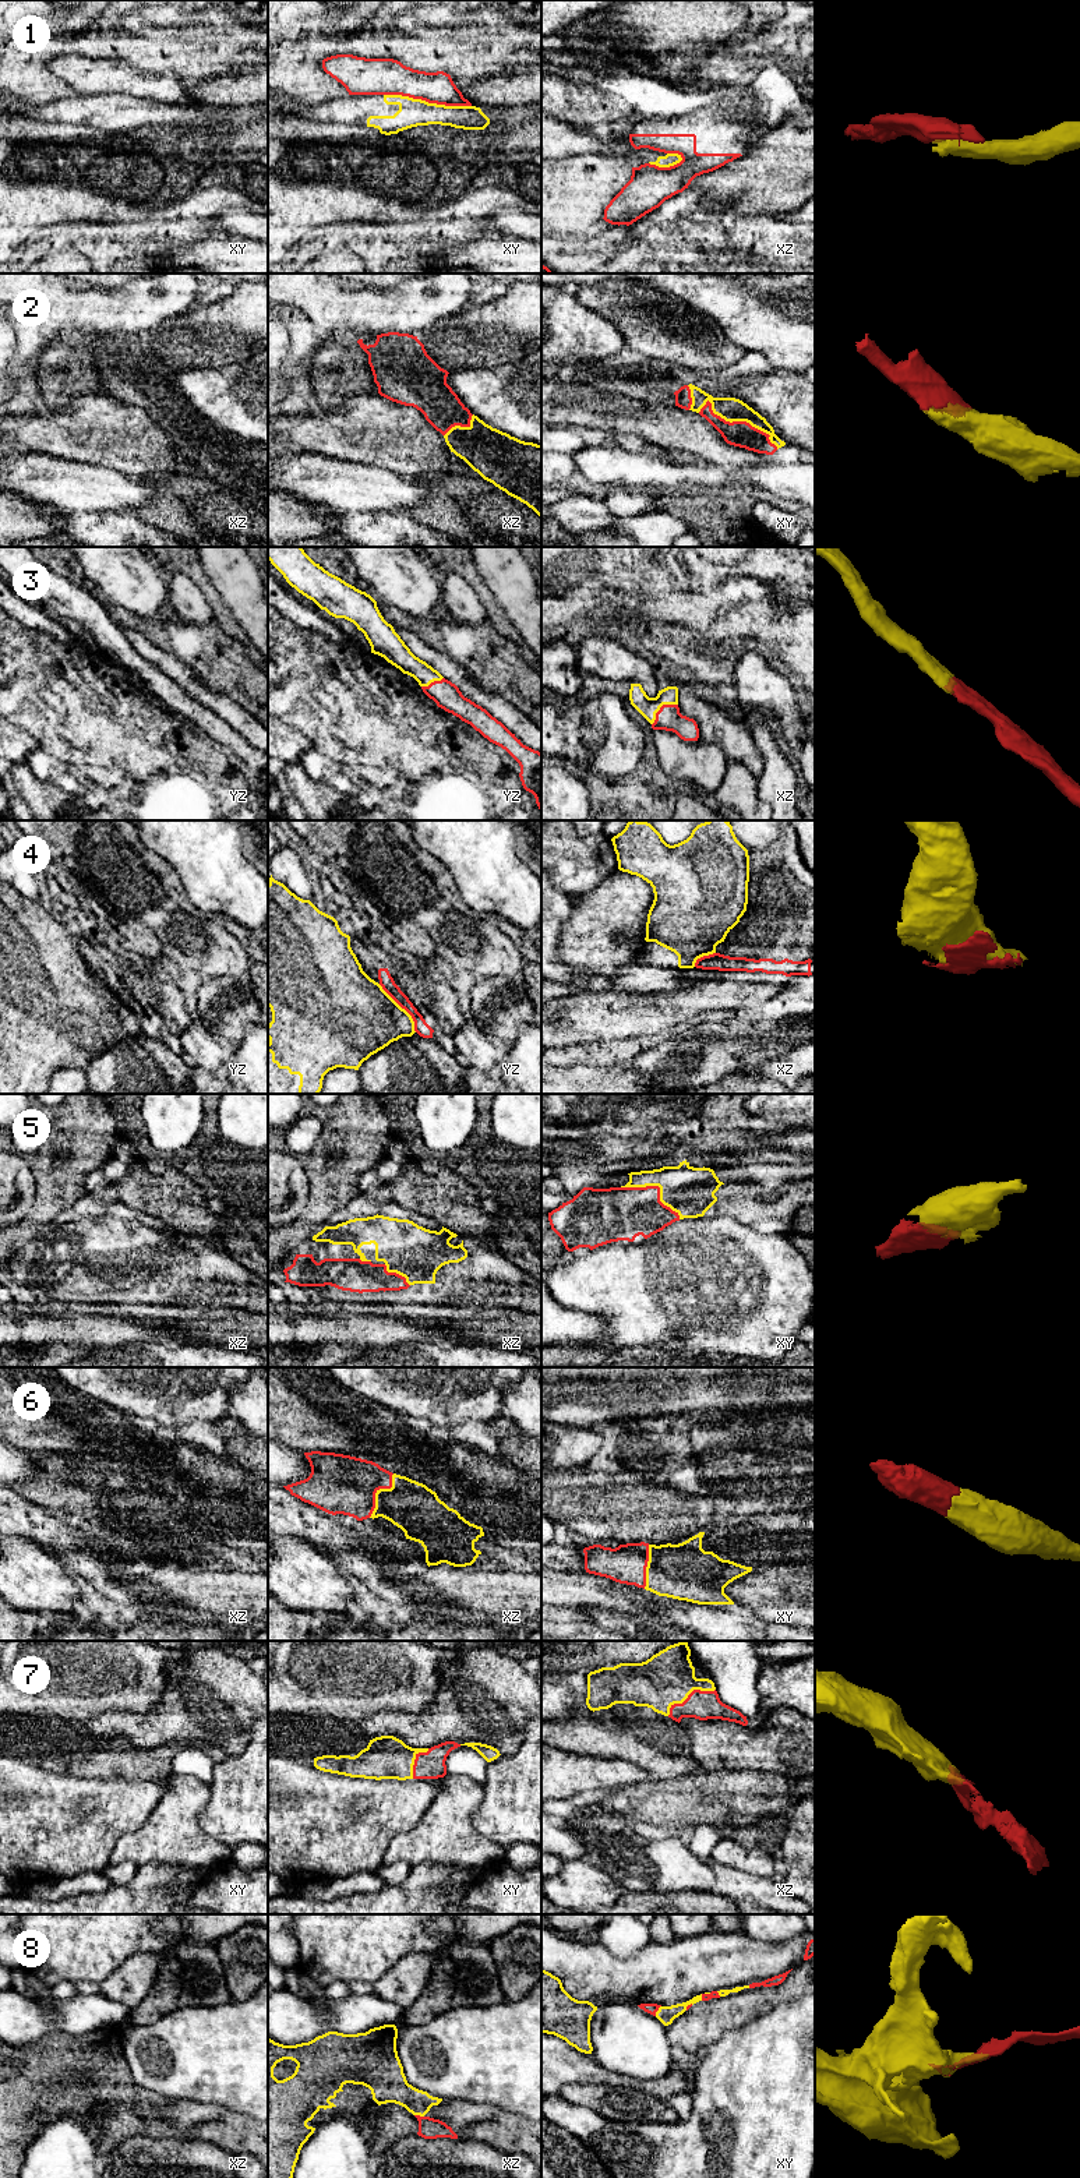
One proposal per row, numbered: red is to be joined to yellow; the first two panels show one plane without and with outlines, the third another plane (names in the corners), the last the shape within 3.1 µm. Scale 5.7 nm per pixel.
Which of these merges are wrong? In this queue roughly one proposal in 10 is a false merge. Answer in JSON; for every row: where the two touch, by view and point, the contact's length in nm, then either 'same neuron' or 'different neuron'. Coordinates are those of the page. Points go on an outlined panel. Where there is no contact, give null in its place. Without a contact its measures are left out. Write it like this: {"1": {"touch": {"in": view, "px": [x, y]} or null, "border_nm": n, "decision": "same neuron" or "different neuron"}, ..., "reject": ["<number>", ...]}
{"1": {"touch": {"in": "xy", "px": [427, 102]}, "border_nm": 500, "decision": "different neuron"}, "2": {"touch": {"in": "xy", "px": [737, 420]}, "border_nm": 500, "decision": "same neuron"}, "3": {"touch": {"in": "xz", "px": [660, 706]}, "border_nm": 200, "decision": "same neuron"}, "4": {"touch": {"in": "yz", "px": [401, 1008]}, "border_nm": 360, "decision": "different neuron"}, "5": {"touch": {"in": "xy", "px": [657, 1185]}, "border_nm": 400, "decision": "same neuron"}, "6": {"touch": {"in": "xz", "px": [377, 1492]}, "border_nm": 300, "decision": "same neuron"}, "7": {"touch": {"in": "xz", "px": [688, 1694]}, "border_nm": 320, "decision": "same neuron"}, "8": {"touch": {"in": "xy", "px": [657, 2011]}, "border_nm": 70, "decision": "same neuron"}, "reject": ["1", "4"]}

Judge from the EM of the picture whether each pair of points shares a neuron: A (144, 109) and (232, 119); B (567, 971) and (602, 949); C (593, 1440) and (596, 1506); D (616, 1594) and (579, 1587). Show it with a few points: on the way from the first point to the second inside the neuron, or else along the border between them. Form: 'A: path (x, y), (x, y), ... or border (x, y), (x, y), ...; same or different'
A: border (207, 109), (215, 119), (215, 124), (211, 129); different
B: border (560, 938), (557, 955), (565, 963), (581, 970); different
C: border (585, 1464), (556, 1472); different
D: path (607, 1594), (588, 1589); same

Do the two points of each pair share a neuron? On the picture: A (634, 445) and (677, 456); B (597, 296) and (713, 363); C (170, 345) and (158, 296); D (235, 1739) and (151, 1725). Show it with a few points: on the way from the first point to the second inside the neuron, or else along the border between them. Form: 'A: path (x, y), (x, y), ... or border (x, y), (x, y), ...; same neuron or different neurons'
A: path (645, 447), (666, 454); same neuron
B: path (627, 309), (638, 311), (663, 335), (684, 342); same neuron
C: border (189, 309), (162, 320), (143, 335); different neurons
D: path (214, 1725), (172, 1725); same neuron

